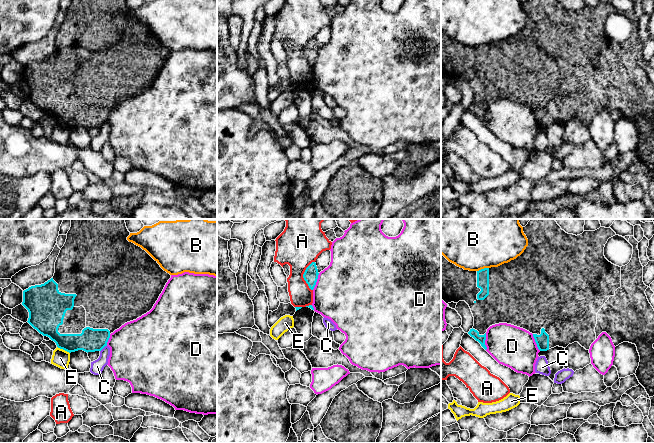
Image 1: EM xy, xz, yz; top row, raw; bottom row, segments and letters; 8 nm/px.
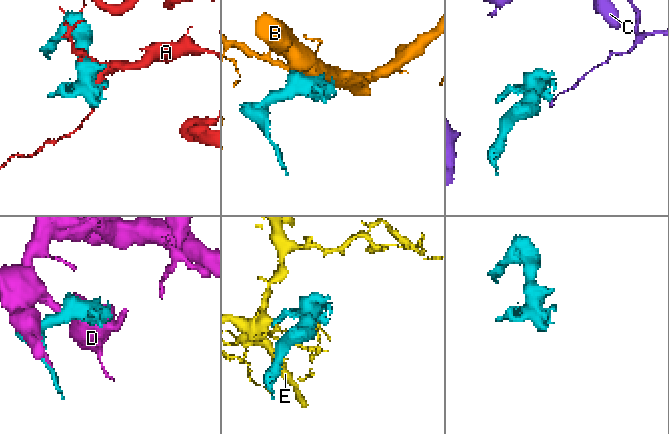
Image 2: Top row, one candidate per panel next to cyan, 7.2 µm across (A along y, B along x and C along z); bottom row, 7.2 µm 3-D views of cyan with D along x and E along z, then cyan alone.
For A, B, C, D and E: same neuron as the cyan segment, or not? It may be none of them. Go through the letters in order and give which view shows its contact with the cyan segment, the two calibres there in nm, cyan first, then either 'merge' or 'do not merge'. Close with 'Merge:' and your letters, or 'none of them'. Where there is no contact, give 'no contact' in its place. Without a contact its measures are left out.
A: contact in xz; calibres 120 and 340 nm; do not merge
B: contact in yz; calibres 100 and 380 nm; do not merge
C: contact in xy; calibres 190 and 110 nm; do not merge
D: contact in xz; calibres 120 and 500 nm; do not merge
E: contact in xy; calibres 190 and 140 nm; do not merge
Merge: none of them

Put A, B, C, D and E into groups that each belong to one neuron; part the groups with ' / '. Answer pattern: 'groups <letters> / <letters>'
groups A / B / C / D / E

